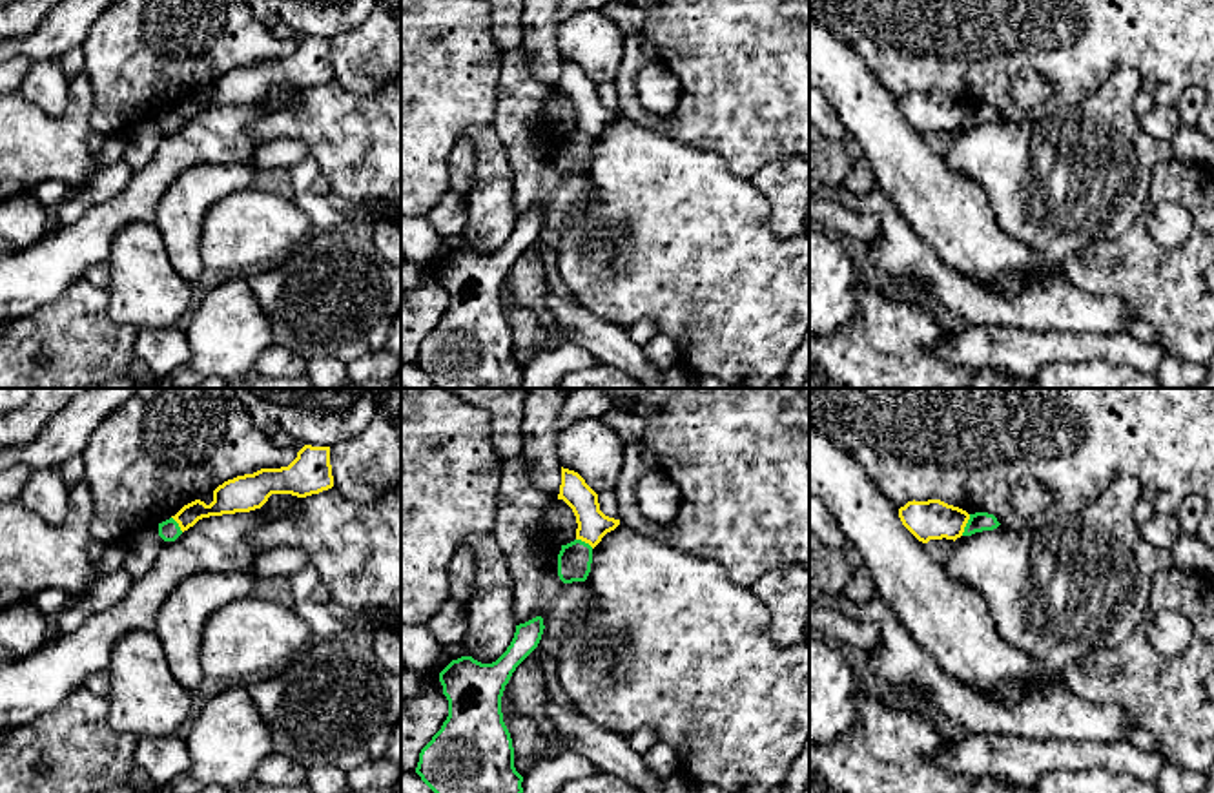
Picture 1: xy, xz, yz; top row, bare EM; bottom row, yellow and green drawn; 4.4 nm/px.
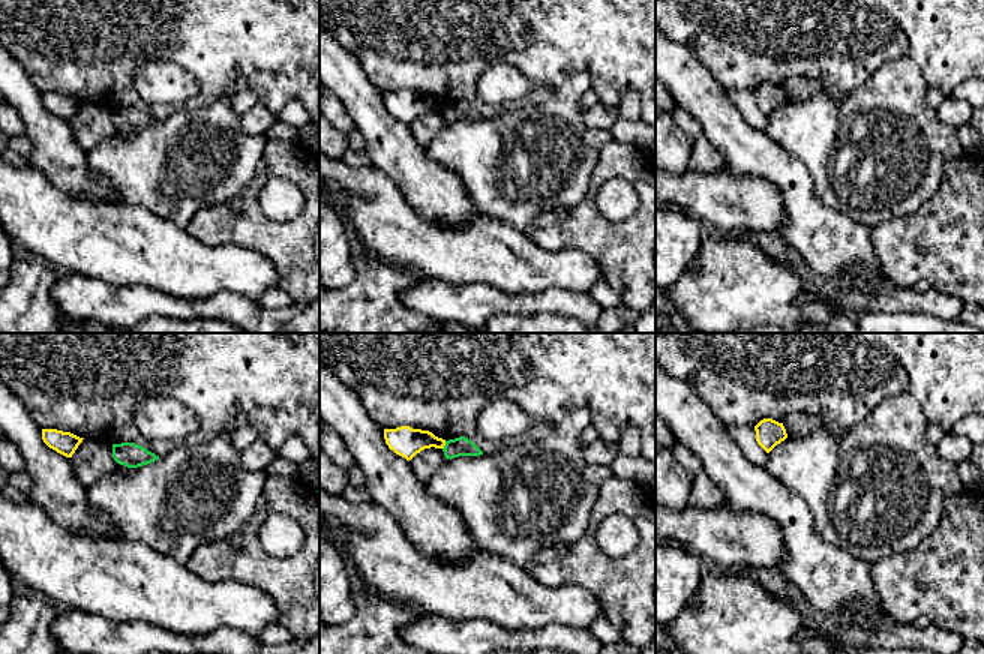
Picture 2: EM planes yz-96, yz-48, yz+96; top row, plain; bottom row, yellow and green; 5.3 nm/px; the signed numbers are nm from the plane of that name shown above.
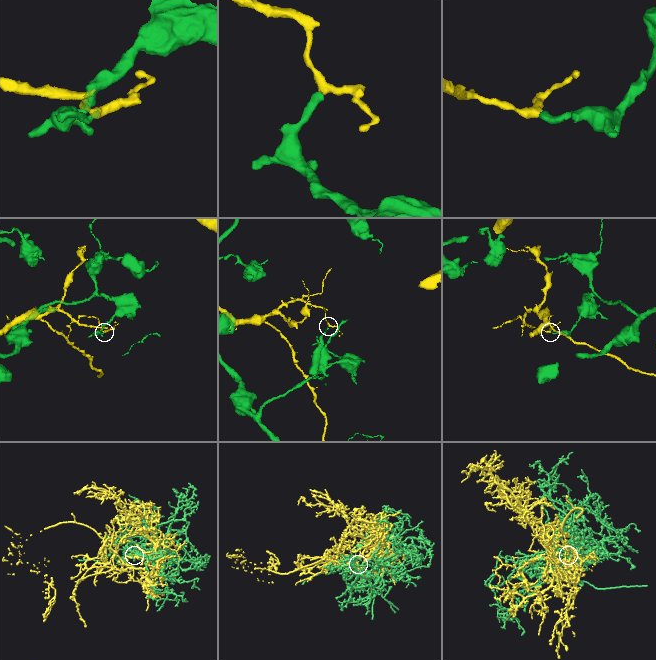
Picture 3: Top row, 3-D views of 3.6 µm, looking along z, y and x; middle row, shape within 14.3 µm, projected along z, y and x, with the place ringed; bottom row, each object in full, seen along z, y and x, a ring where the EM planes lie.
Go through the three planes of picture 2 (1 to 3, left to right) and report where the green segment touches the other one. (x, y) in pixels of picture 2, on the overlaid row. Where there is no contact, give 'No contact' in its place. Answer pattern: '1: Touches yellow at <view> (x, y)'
1: No contact
2: Touches yellow at yz-48 (444, 444)
3: No contact

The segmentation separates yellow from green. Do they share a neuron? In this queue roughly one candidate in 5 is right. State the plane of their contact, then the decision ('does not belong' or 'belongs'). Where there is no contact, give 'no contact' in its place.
yz | does not belong

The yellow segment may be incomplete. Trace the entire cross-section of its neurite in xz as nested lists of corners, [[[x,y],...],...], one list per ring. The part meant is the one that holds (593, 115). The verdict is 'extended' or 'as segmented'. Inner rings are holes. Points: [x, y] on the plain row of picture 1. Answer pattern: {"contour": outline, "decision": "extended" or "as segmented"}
{"contour": [[[563,58],[558,91],[563,91],[576,108],[576,131],[589,135],[592,140],[620,117],[620,111],[609,109],[600,102],[598,86],[585,71]]], "decision": "as segmented"}

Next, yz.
{"contour": [[[941,91],[908,93],[899,100],[902,117],[922,135],[930,131],[957,131],[962,128],[970,106]]], "decision": "as segmented"}

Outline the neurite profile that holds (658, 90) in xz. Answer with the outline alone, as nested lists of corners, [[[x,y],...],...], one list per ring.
[[[662,60],[645,66],[634,82],[636,97],[649,113],[673,115],[682,98],[682,82]]]

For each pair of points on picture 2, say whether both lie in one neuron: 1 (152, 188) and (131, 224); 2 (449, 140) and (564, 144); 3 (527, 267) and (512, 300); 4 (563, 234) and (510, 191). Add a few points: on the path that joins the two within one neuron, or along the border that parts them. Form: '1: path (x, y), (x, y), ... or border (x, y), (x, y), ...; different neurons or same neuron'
1: border (123, 200), (140, 204), (171, 222); different neurons
2: path (477, 144), (536, 144); same neuron
3: border (482, 282), (512, 293), (540, 293), (549, 290); different neurons
4: border (573, 204), (539, 213), (524, 230); different neurons

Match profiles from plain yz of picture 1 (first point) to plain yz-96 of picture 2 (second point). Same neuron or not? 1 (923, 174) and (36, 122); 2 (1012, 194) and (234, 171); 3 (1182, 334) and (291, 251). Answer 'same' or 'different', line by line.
1: same
2: same
3: same

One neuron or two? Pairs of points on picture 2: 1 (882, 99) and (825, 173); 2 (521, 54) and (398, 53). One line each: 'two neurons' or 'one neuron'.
1: one neuron
2: one neuron

